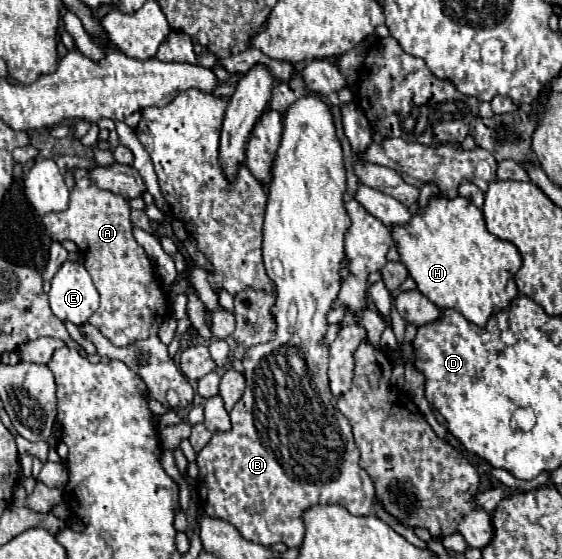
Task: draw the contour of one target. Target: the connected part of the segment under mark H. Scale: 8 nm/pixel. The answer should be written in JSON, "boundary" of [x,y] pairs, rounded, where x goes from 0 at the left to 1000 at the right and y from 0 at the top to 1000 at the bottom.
{"boundary":[[[770,351],[763,369],[746,369],[721,404],[696,404],[696,419],[742,519],[781,551],[806,551],[849,583],[863,583],[874,562],[902,551],[923,526],[913,501],[927,479],[923,447],[870,419],[859,379],[831,354]]]}

